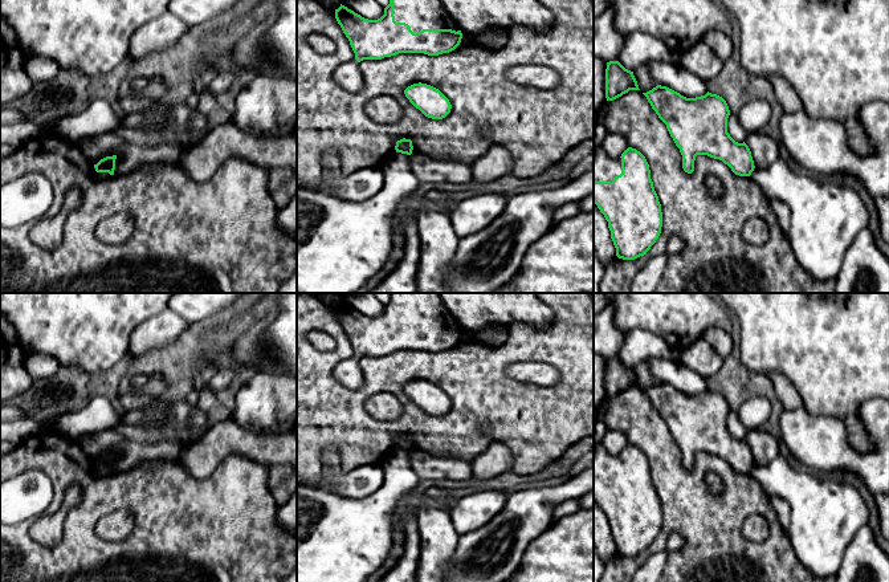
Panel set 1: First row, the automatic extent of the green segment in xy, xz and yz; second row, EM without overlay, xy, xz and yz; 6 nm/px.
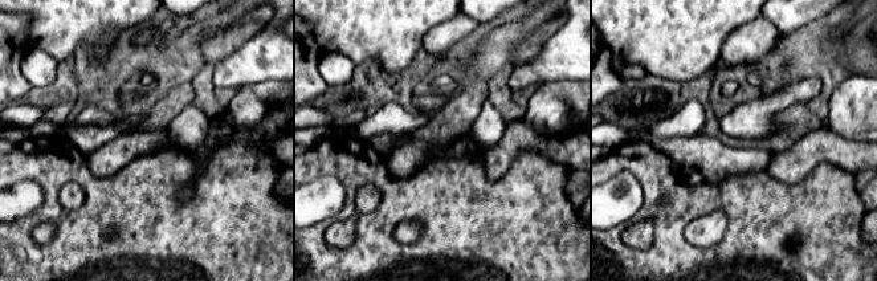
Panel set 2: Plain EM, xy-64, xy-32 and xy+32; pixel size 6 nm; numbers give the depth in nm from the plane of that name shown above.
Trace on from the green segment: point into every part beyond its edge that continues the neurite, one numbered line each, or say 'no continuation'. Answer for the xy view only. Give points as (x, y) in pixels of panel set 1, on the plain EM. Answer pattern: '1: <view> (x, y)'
no continuation

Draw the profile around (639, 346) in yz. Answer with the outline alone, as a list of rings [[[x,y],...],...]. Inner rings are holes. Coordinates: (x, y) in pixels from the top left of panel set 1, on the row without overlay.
[[[636,329],[624,333],[617,358],[625,366],[635,369],[649,359],[678,359],[678,351],[661,337],[643,329]]]

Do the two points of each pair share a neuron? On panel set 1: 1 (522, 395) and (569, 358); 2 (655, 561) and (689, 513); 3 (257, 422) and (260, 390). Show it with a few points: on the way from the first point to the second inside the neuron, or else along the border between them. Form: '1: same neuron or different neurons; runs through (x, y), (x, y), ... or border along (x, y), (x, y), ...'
1: same neuron; runs through (539, 395), (553, 395), (569, 379), (569, 375)
2: different neurons; border along (668, 553), (652, 553), (637, 568)
3: same neuron; runs through (260, 414), (260, 398)

